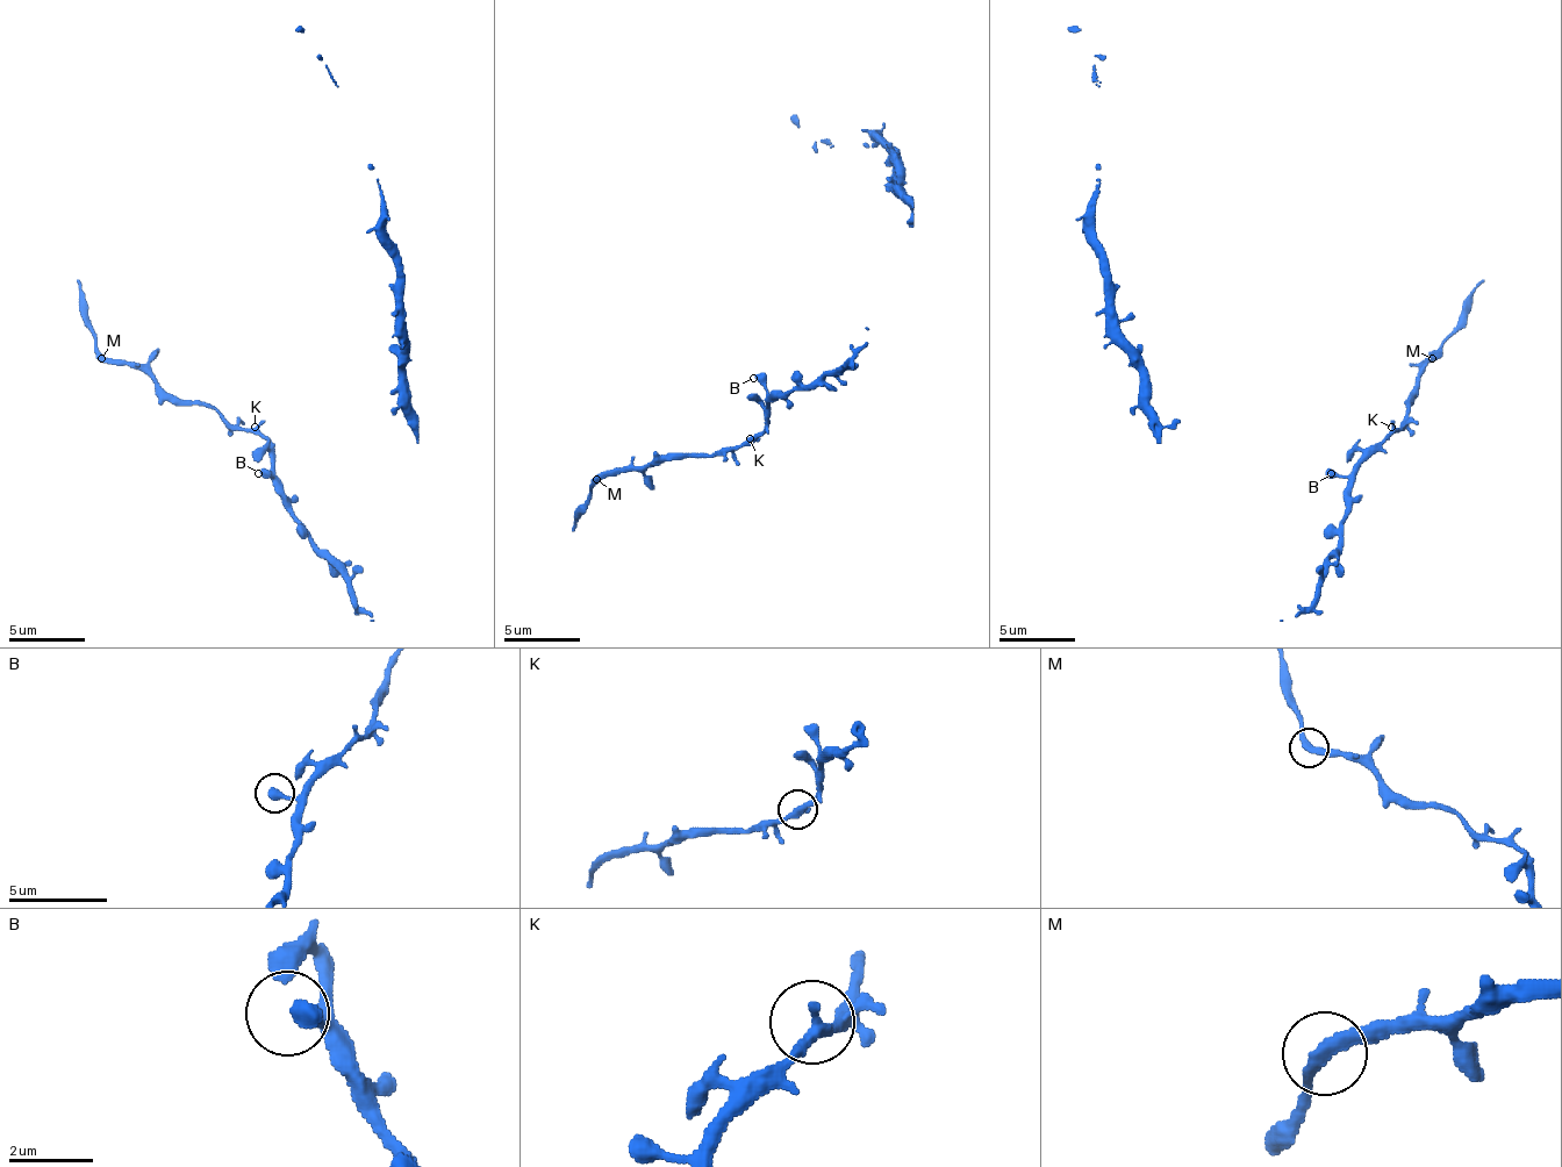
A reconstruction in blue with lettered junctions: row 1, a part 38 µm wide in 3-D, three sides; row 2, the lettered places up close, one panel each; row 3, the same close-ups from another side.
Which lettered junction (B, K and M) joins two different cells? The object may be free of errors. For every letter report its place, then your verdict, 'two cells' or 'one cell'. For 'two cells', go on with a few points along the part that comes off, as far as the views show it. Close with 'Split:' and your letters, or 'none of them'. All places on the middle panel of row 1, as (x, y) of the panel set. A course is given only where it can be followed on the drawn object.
B: at (753, 378); one cell
K: at (750, 438); one cell
M: at (596, 479); one cell
Split: none of them

